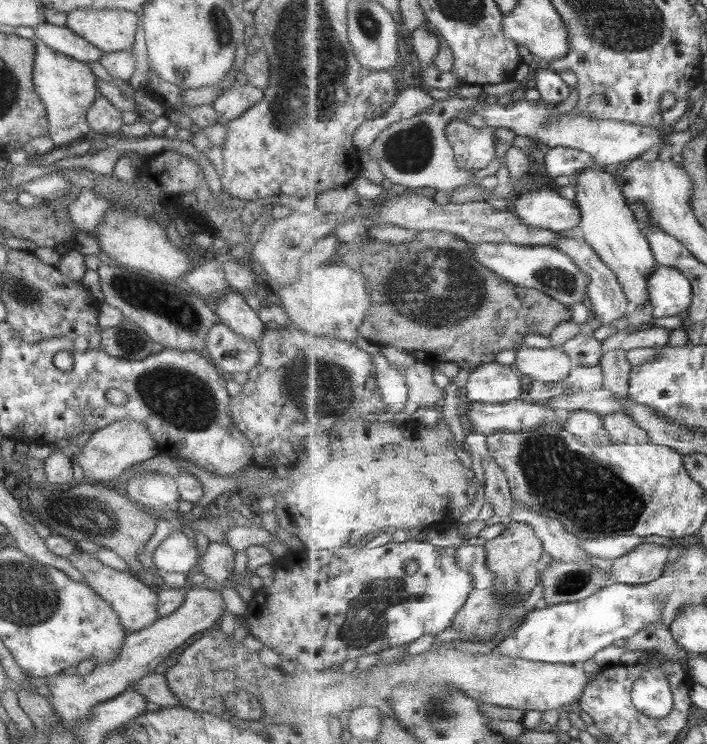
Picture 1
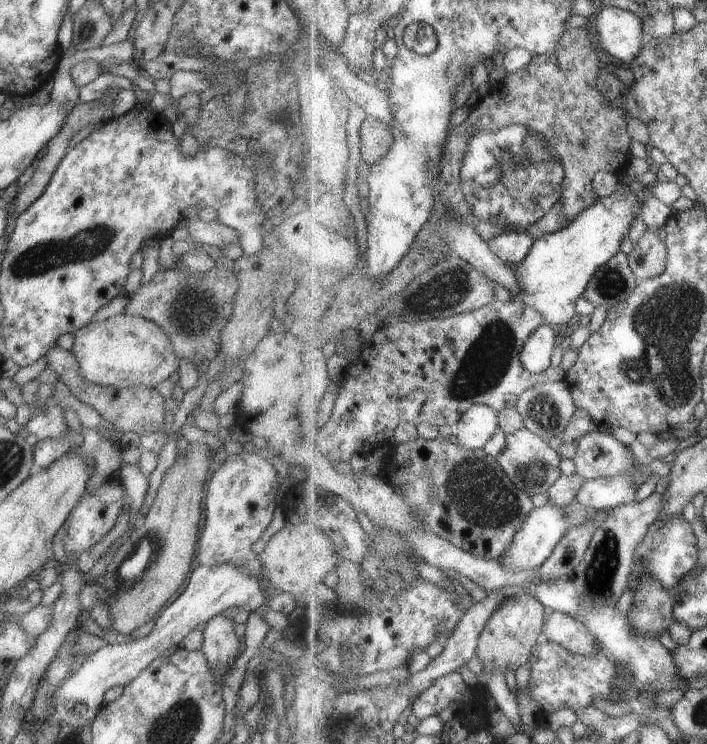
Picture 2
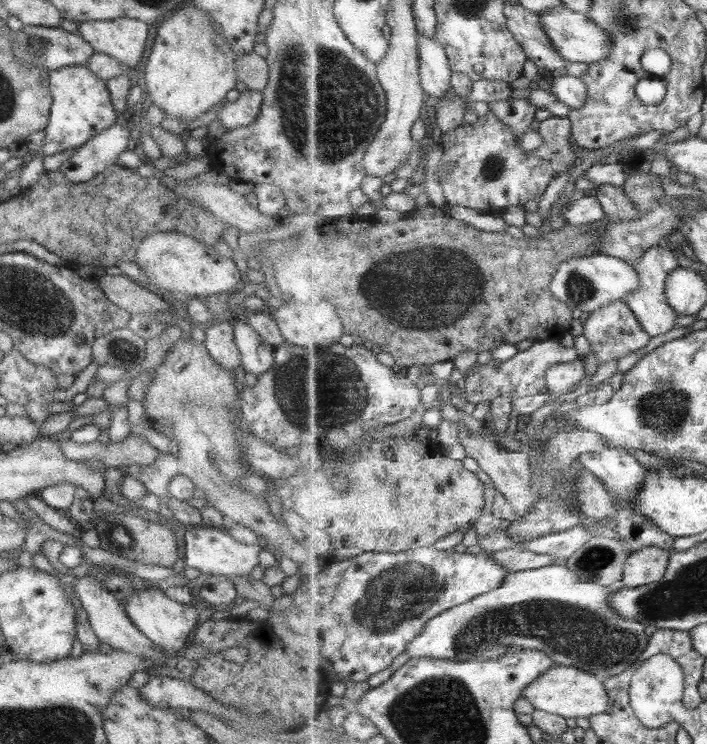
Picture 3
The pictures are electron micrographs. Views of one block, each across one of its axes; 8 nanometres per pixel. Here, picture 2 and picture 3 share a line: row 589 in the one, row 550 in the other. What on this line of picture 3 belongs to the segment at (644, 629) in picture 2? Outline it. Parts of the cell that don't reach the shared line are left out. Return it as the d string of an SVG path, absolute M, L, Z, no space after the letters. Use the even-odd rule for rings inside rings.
M660 546L633 552L624 566L624 578L621 584L628 588L640 588L657 583L666 576L674 553Z

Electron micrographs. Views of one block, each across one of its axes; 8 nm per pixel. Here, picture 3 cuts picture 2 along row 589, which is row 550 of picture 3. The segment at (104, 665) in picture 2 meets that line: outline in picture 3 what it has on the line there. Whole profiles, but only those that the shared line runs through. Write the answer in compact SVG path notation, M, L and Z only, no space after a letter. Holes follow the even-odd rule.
M205 525L189 527L184 536L185 560L184 566L199 570L203 576L220 574L220 576L246 576L259 565L259 554L265 547L262 542L248 545L238 542L227 534L224 528L208 527Z

